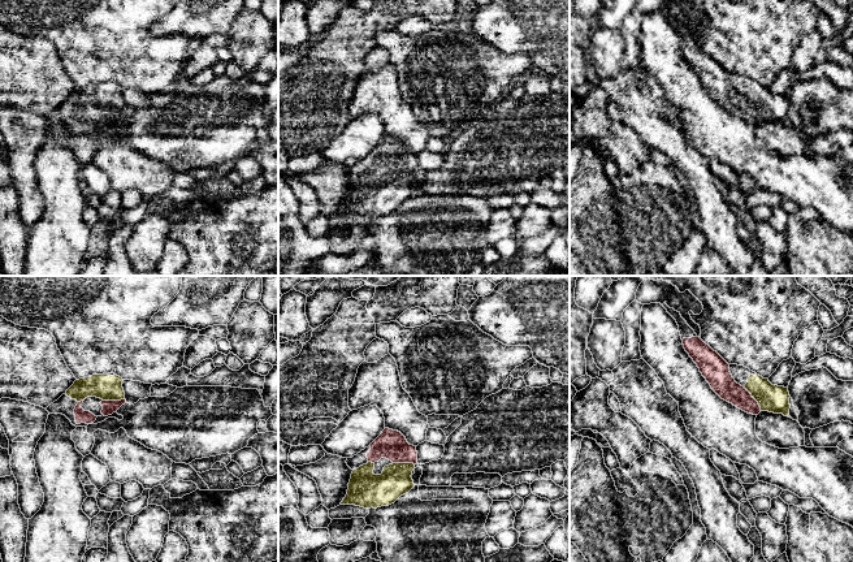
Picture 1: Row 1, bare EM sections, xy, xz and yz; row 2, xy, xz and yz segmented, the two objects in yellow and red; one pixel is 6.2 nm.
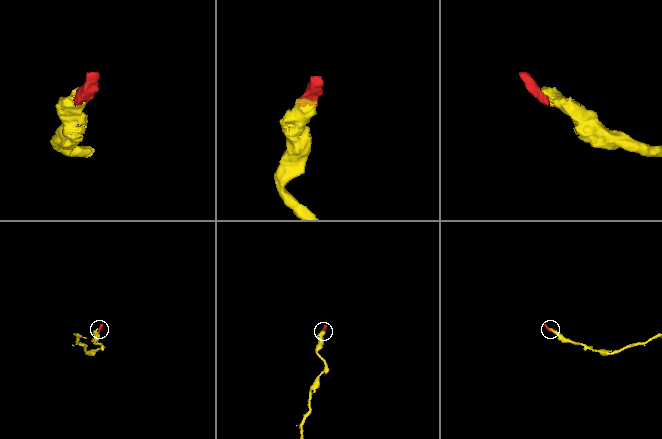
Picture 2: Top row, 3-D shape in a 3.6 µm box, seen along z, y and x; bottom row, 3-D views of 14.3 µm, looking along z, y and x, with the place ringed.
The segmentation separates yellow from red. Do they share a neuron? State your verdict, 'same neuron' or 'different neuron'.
same neuron

